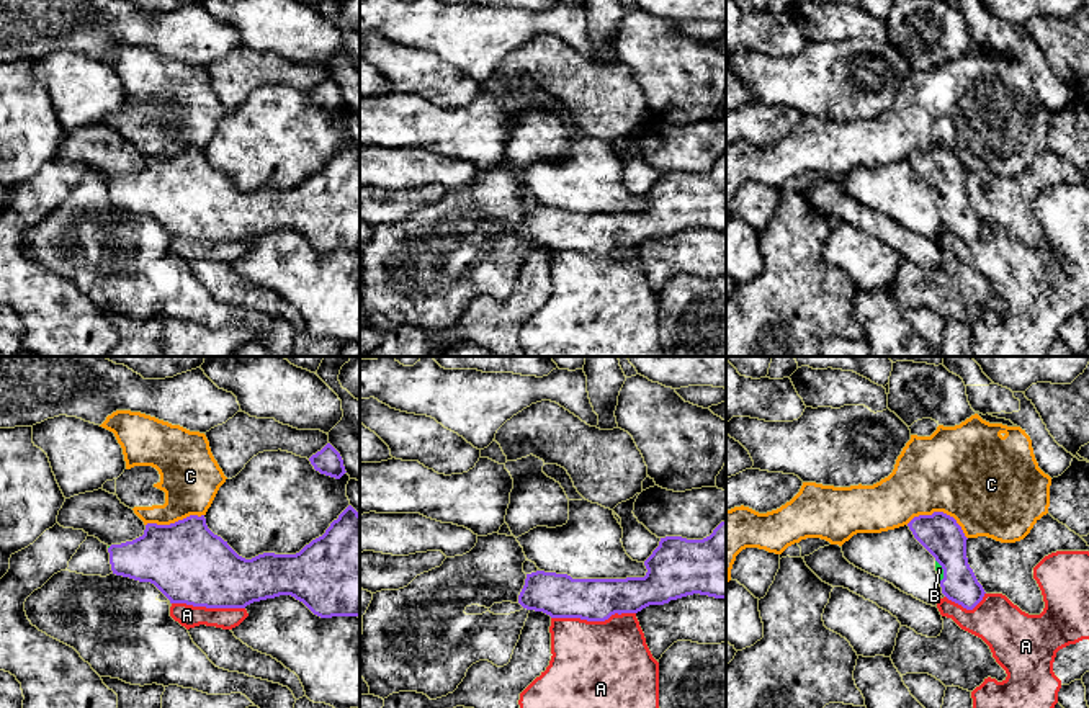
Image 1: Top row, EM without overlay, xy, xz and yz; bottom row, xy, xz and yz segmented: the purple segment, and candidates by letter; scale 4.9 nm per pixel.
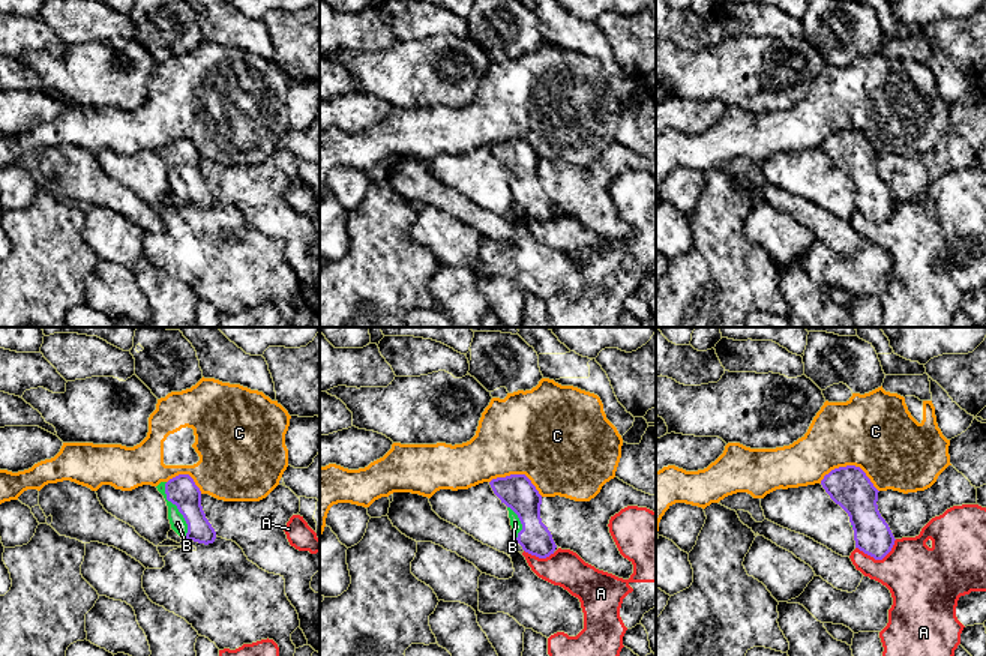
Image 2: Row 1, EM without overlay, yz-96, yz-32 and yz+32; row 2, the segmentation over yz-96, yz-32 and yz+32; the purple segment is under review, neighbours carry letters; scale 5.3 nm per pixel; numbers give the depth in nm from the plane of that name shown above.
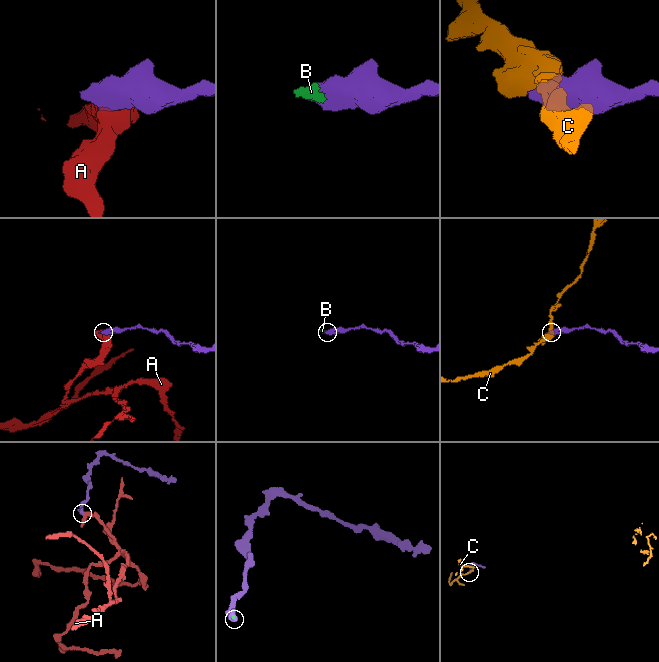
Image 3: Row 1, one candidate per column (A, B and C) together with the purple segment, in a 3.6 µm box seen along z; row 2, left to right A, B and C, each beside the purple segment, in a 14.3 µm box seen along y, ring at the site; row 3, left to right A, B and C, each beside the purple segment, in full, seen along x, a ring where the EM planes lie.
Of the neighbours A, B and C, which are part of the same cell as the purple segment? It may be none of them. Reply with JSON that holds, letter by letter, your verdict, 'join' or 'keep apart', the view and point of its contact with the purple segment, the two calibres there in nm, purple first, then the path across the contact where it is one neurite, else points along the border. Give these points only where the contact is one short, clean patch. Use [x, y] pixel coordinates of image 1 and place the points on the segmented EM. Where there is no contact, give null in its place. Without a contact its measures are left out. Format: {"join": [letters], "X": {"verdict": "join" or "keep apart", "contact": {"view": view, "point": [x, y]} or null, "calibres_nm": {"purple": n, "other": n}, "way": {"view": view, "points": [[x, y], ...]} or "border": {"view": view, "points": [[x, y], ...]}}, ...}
{"join": ["B"], "A": {"verdict": "keep apart", "contact": {"view": "xz", "point": [592, 620]}, "calibres_nm": {"purple": 220, "other": 440}}, "B": {"verdict": "join", "contact": {"view": "yz", "point": [944, 571]}, "calibres_nm": {"purple": 200, "other": 40}, "way": {"view": "yz", "points": [[939, 533], [944, 538], [944, 571], [939, 569]]}}, "C": {"verdict": "keep apart", "contact": {"view": "yz", "point": [941, 512]}, "calibres_nm": {"purple": 200, "other": 480}}}

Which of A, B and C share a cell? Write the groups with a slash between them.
A / B / C

